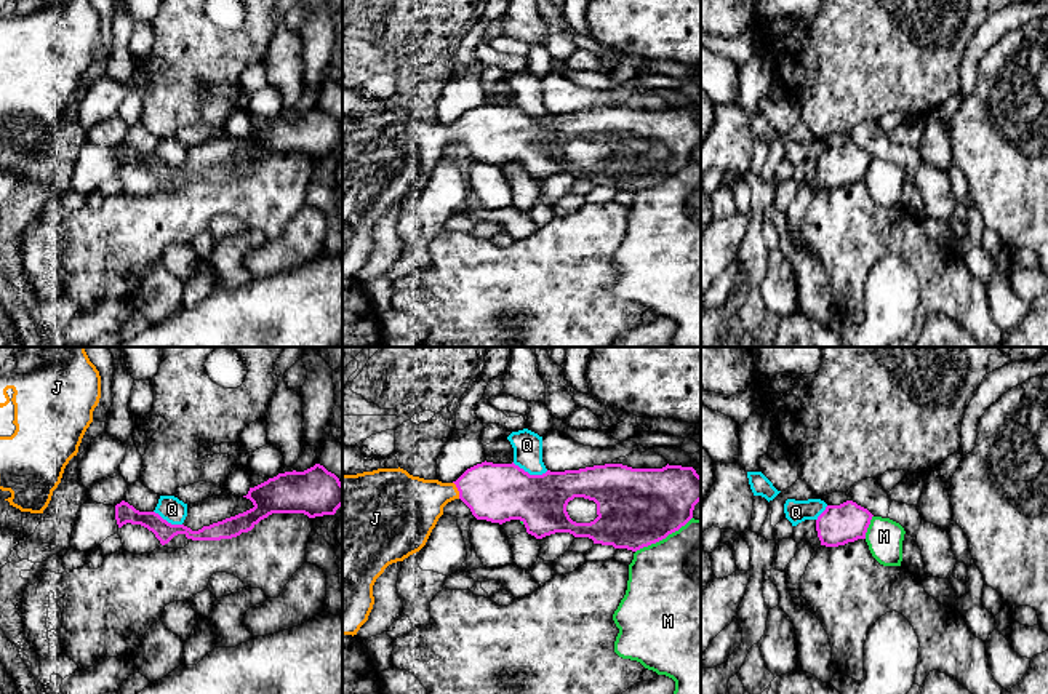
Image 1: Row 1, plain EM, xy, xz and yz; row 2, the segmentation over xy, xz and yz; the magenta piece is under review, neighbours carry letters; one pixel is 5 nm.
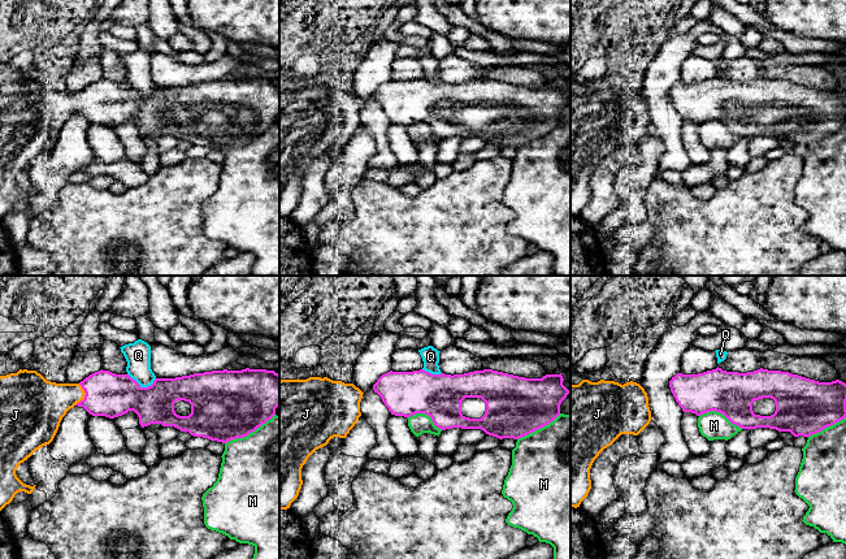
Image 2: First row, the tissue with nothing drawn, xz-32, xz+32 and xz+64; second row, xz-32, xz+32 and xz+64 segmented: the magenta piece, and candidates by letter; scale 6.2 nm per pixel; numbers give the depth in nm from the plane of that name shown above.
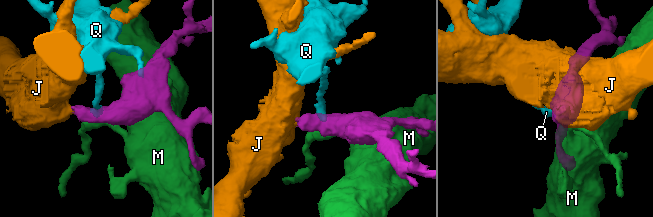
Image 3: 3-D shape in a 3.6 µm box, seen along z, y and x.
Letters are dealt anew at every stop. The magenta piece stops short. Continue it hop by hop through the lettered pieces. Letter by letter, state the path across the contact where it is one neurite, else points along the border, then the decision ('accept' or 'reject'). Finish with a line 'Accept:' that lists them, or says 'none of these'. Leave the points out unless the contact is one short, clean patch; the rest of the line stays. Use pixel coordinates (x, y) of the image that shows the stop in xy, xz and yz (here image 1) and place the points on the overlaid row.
J: runs through xz (498, 493), (490, 490), (458, 490), (432, 494), (412, 506); accept
M: reject
Q: border along xz (512, 462), (530, 474), (544, 474), (548, 470); reject
Accept: J

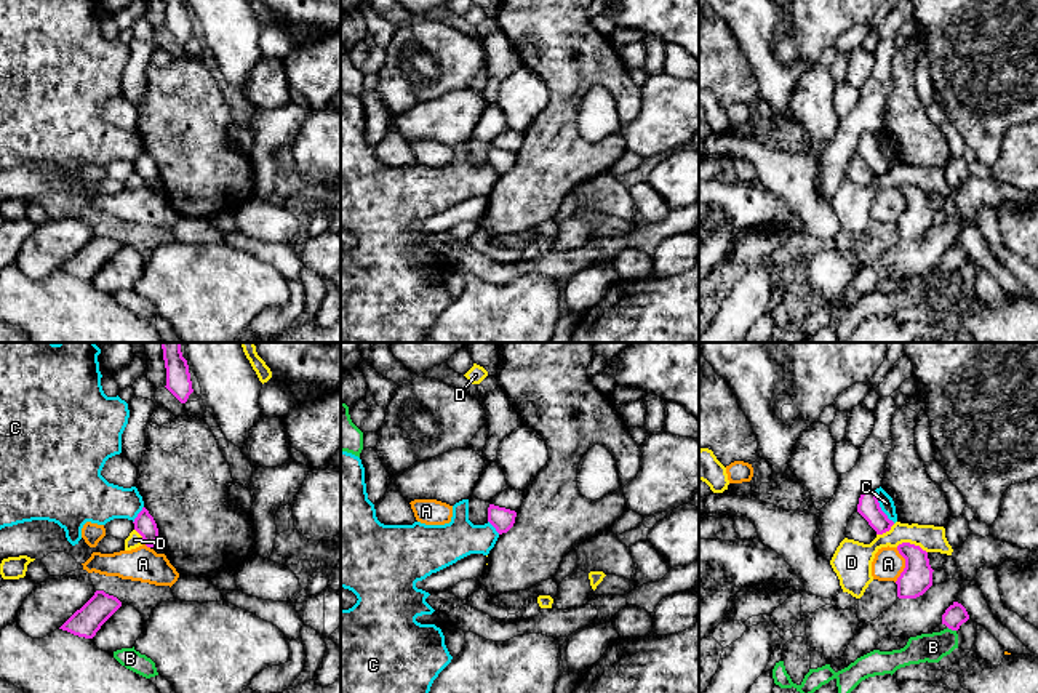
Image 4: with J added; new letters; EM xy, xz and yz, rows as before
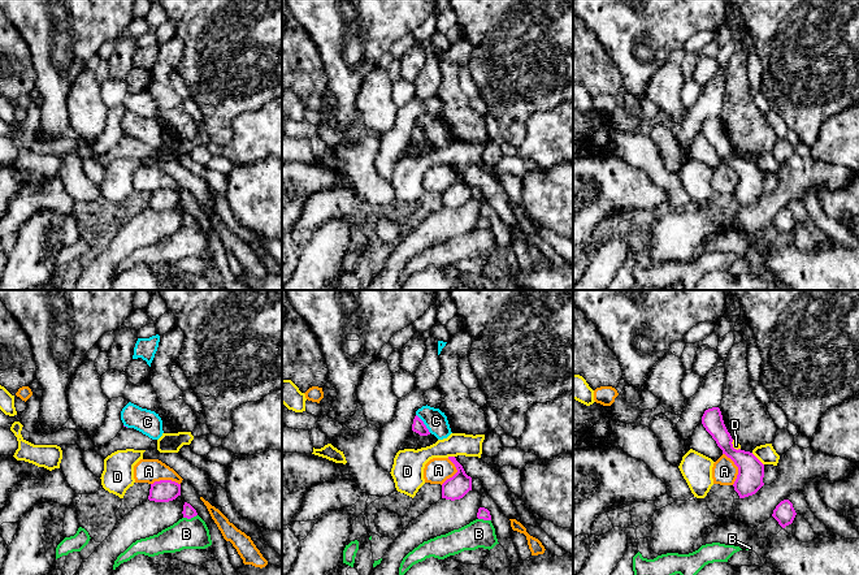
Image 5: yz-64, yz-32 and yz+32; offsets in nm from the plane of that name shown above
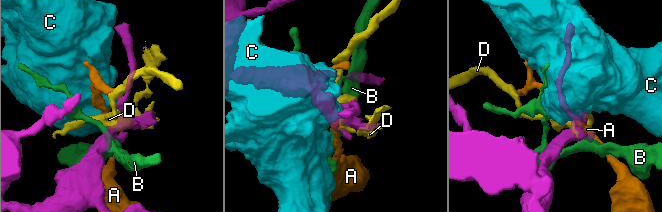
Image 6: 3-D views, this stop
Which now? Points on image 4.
A: reject
B: border along yz (947, 626), (955, 631); reject
C: reject
D: reject
Accept: none of these

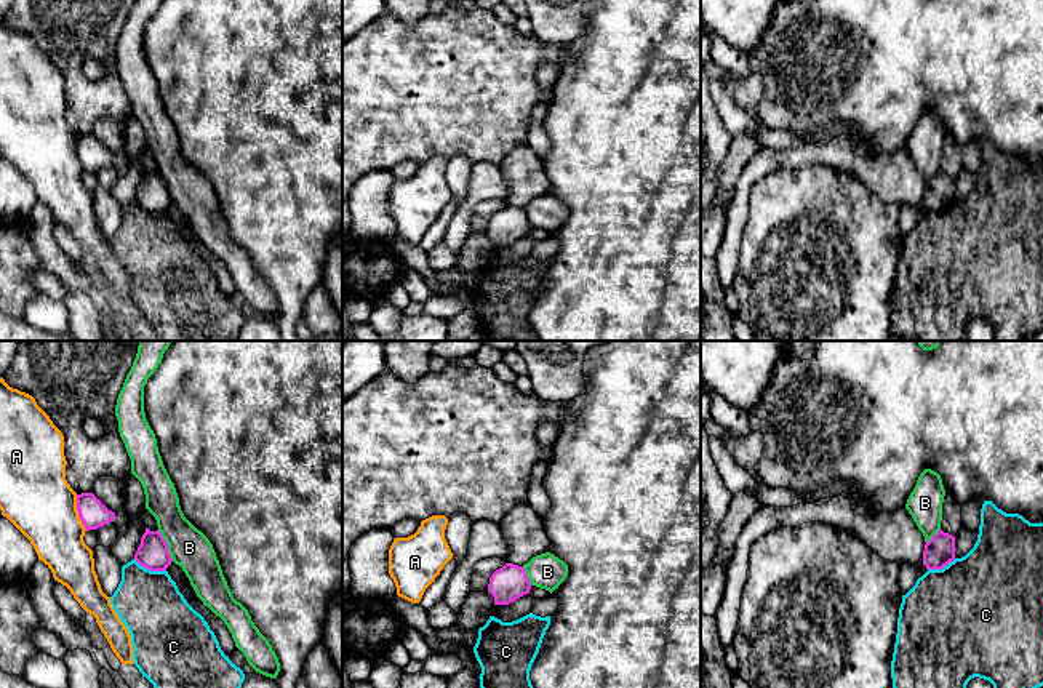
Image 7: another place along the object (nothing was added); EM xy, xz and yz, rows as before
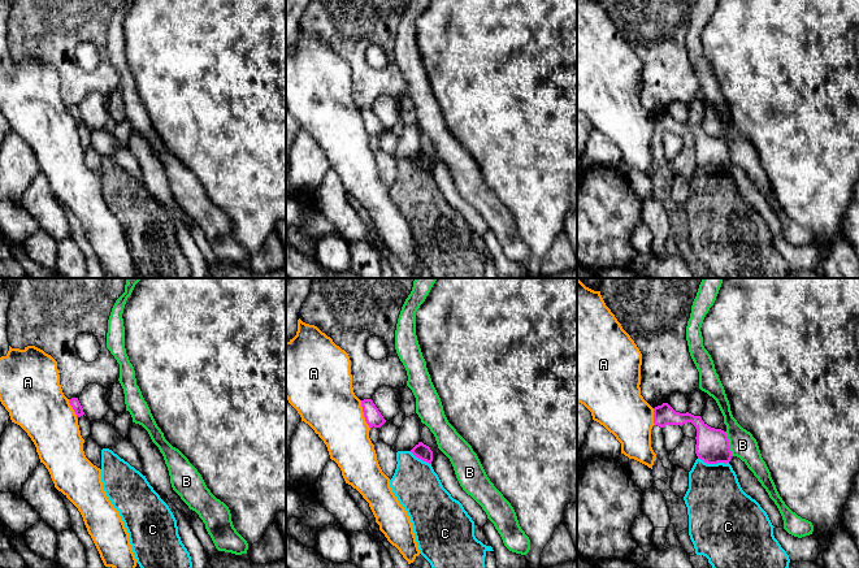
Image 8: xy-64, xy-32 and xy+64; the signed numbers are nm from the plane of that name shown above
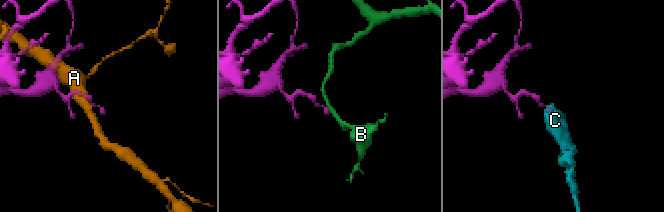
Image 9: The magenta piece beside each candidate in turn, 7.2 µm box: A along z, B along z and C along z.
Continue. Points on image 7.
A: reject
B: reject
C: border along xy (133, 559), (151, 570), (165, 570); reject
Accept: none of these

